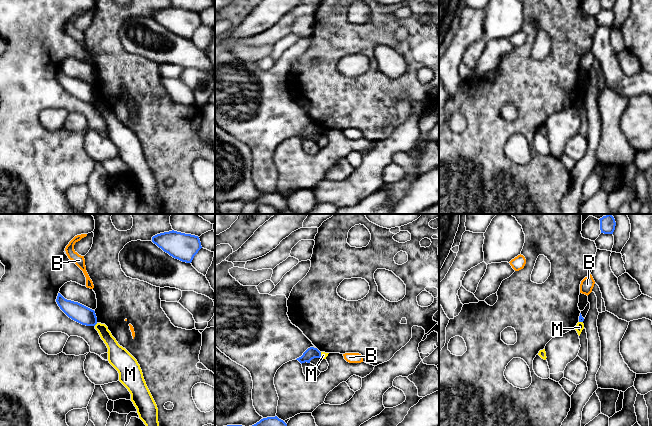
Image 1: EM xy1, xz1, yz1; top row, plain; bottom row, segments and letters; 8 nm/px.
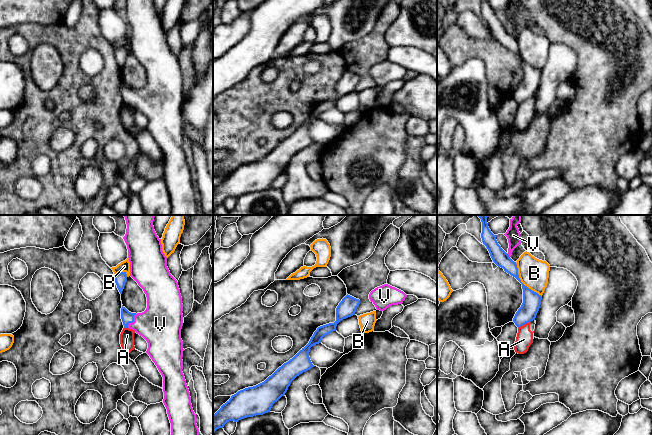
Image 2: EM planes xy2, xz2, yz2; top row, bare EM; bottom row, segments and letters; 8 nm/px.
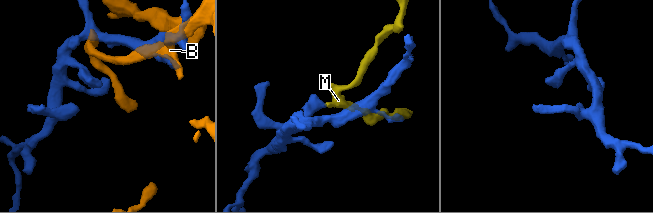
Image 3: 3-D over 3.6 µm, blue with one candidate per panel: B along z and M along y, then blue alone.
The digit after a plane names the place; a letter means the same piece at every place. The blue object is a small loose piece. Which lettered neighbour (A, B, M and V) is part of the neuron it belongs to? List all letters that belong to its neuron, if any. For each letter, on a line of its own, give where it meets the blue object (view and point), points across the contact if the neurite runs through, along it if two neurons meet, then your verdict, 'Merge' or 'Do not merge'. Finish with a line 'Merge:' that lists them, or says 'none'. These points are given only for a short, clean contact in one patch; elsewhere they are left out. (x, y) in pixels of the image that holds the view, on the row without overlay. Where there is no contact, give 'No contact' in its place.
A: Touches blue at yz2 (523, 100). Boundary: yz2 (529, 97), (518, 104). Do not merge
B: Touches blue at yz2 (521, 58). Do not merge
M: Touches blue at xy1 (95, 100). Boundary: xy1 (97, 99), (94, 101). Do not merge
V: Touches blue at xy2 (132, 98). Merge
Merge: V

